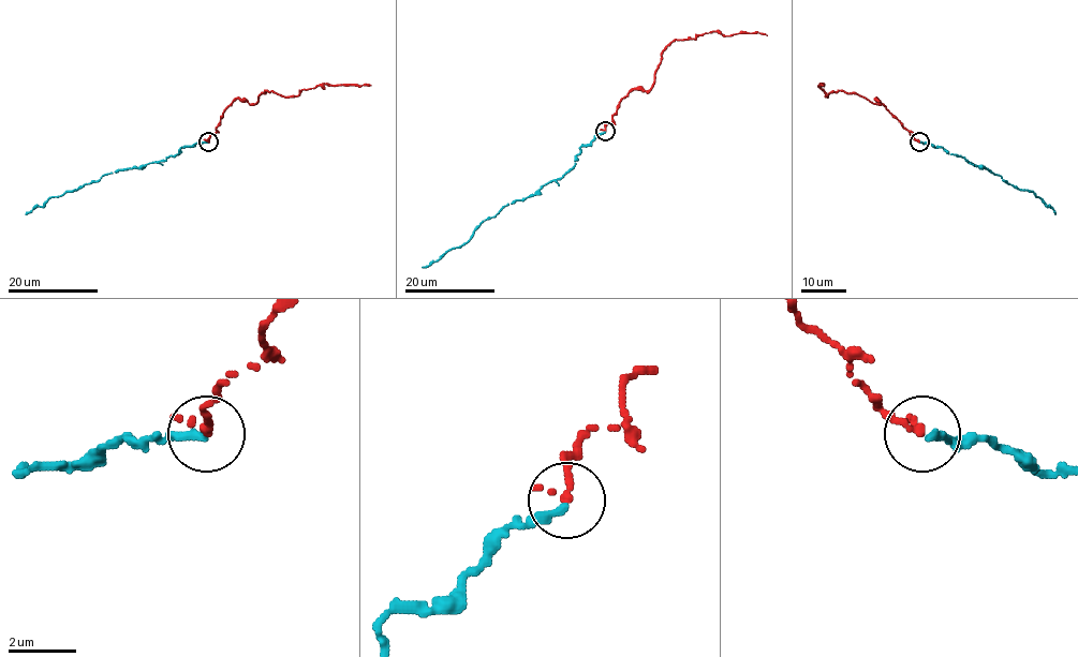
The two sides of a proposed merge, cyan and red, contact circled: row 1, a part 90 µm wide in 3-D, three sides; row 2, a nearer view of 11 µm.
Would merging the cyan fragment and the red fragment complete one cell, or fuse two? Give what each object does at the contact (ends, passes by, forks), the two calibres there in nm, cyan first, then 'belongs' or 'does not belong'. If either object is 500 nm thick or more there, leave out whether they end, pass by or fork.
cyan ends; red passes by; calibres 280 and 180 nm; belongs

